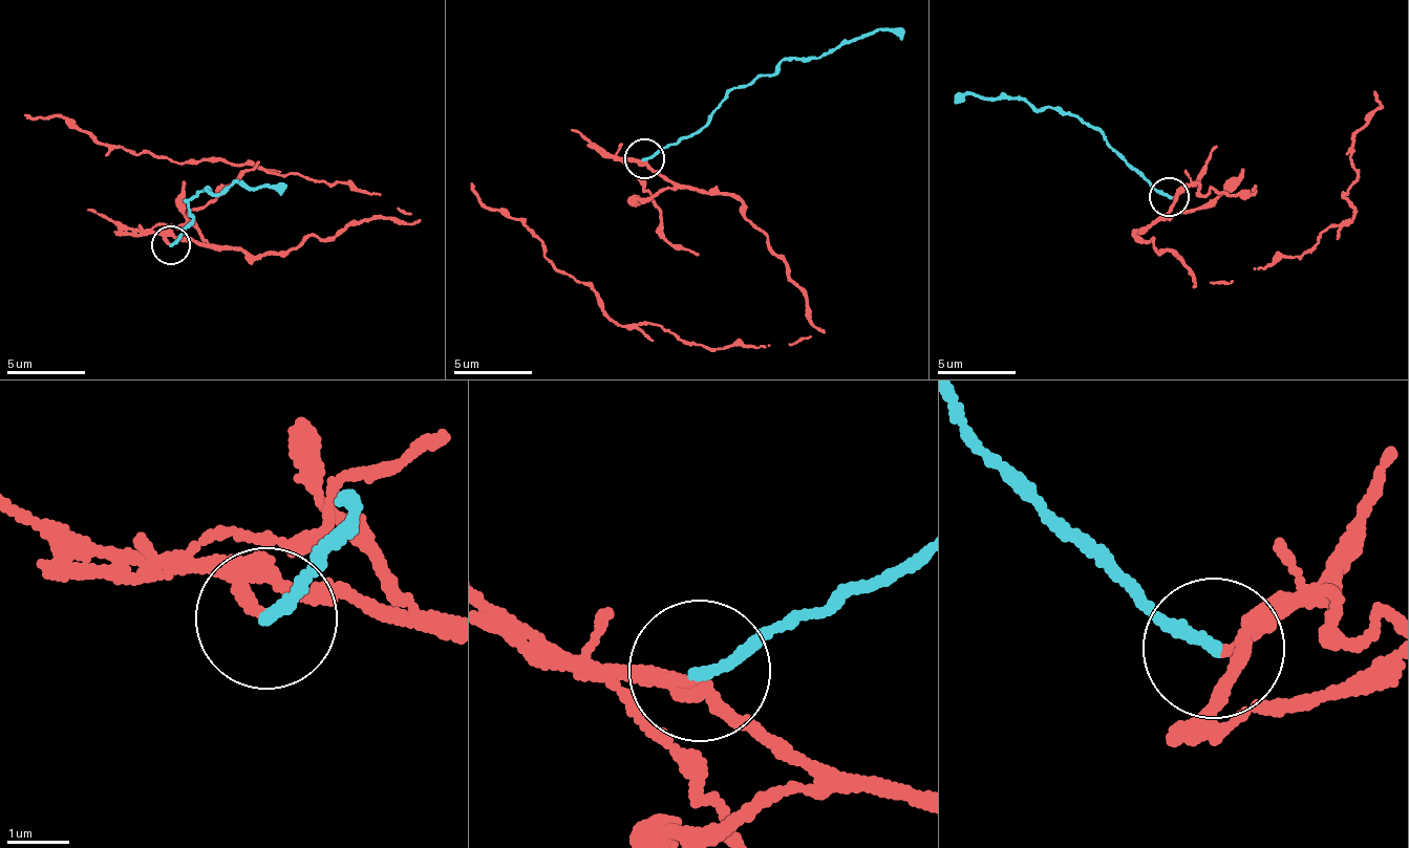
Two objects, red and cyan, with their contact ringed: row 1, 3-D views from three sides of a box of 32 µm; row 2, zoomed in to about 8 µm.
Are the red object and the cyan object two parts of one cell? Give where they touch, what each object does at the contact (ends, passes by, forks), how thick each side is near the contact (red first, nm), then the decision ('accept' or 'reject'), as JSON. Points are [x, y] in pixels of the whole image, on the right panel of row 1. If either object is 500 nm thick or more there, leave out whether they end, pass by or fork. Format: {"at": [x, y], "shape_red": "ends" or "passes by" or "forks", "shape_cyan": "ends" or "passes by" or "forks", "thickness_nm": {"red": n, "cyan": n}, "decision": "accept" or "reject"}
{"at": [1169, 197], "shape_red": "ends", "shape_cyan": "ends", "thickness_nm": {"red": 180, "cyan": 180}, "decision": "reject"}

